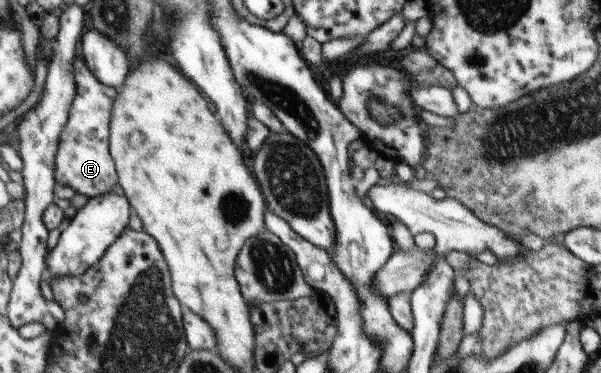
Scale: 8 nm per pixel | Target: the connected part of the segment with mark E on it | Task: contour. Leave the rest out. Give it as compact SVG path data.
M81 53L77 54L73 62L73 70L77 93L70 109L68 123L60 135L55 156L55 177L57 182L71 187L76 194L86 195L91 199L112 193L112 188L119 183L119 174L109 147L112 111L119 92L98 78Z

